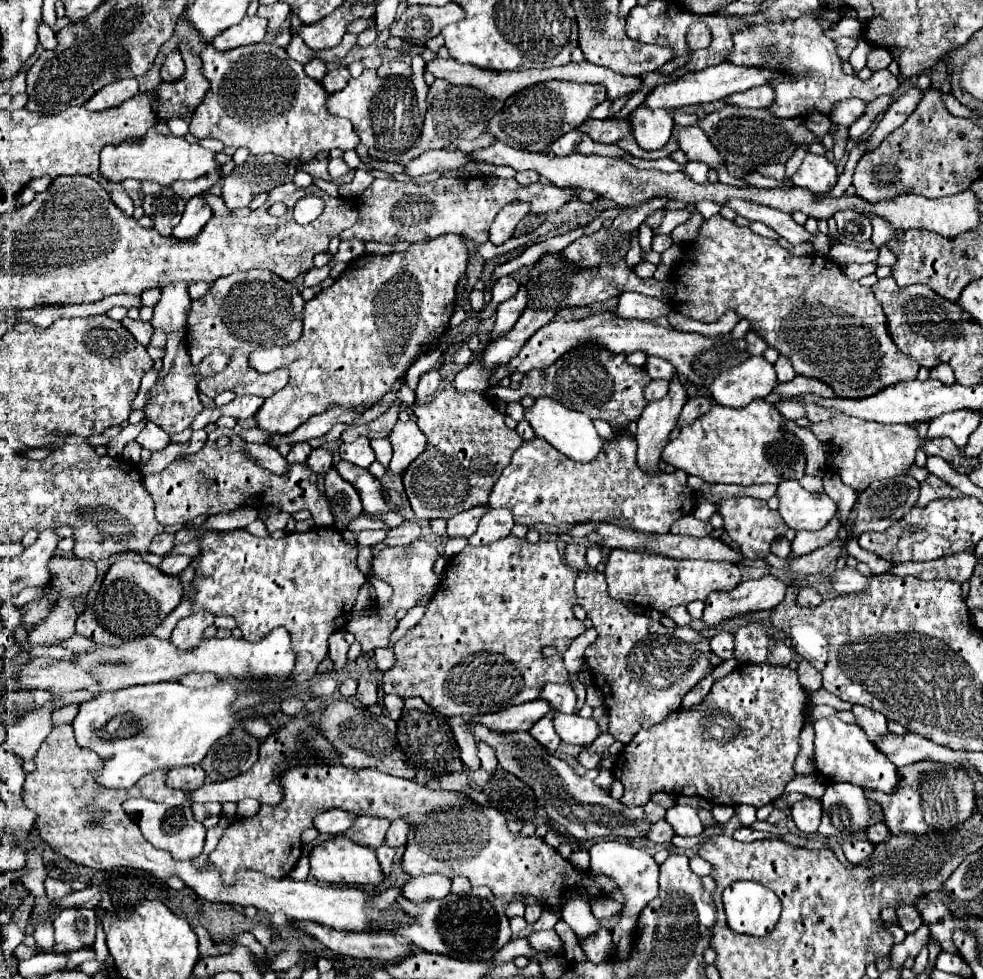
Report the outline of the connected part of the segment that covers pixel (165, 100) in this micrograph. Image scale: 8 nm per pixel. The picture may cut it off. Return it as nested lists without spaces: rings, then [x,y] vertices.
[[[180,41],[180,53],[186,63],[186,71],[182,79],[170,81],[170,83],[162,81],[154,91],[156,101],[152,109],[164,121],[172,117],[182,117],[188,111],[194,111],[204,99],[204,93],[210,89],[210,81],[202,75],[200,57],[196,57],[184,41]]]

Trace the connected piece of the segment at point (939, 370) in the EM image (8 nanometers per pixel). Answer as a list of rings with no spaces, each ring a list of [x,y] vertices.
[[[938,365],[938,367],[934,367],[934,369],[930,371],[930,379],[938,379],[938,381],[942,381],[944,385],[956,383],[956,381],[954,381],[954,371],[952,371],[948,365]]]

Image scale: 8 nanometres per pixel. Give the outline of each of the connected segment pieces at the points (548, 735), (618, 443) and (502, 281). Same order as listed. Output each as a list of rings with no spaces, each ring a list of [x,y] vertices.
[[[544,715],[540,721],[536,721],[536,725],[530,729],[530,735],[540,741],[540,745],[544,745],[548,751],[556,751],[560,745],[560,737],[554,731],[554,723],[552,723],[552,715]]]
[[[616,433],[618,437],[614,441],[604,441],[602,453],[596,457],[596,461],[578,463],[562,455],[558,449],[554,449],[548,441],[536,437],[532,441],[524,441],[524,445],[514,453],[512,463],[508,469],[502,471],[500,479],[496,481],[492,493],[490,493],[490,507],[502,507],[512,511],[516,523],[534,525],[534,523],[546,523],[546,525],[560,525],[560,523],[584,523],[584,521],[606,521],[616,523],[620,527],[630,527],[634,531],[642,533],[664,534],[670,531],[670,527],[680,519],[682,515],[688,515],[696,505],[694,491],[686,485],[686,473],[674,471],[674,473],[642,473],[636,465],[636,443],[626,433]]]
[[[500,277],[494,283],[494,287],[492,287],[492,301],[477,315],[478,319],[482,321],[489,318],[502,301],[508,301],[508,297],[516,295],[518,287],[520,287],[520,283],[516,279],[512,279],[512,277]]]

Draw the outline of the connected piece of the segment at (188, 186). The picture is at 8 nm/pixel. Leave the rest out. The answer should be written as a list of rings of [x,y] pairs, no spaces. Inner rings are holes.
[[[216,171],[216,173],[208,173],[208,175],[204,175],[204,177],[198,177],[198,179],[194,179],[194,181],[176,181],[176,183],[172,183],[172,189],[174,189],[184,201],[188,201],[188,199],[192,199],[192,197],[196,197],[196,195],[202,195],[202,193],[210,191],[212,185],[218,183],[218,179],[220,179],[220,173]]]

